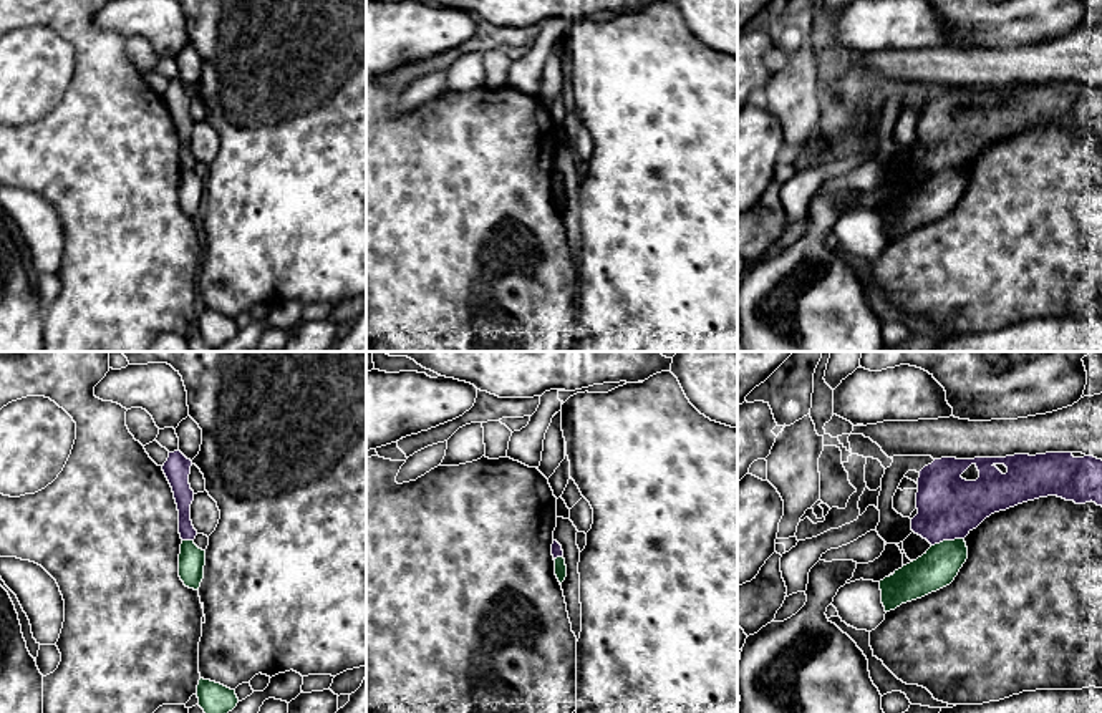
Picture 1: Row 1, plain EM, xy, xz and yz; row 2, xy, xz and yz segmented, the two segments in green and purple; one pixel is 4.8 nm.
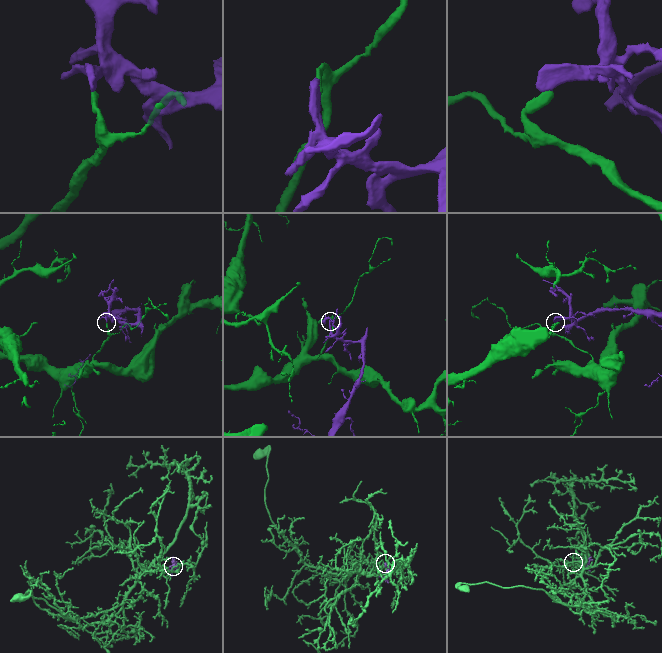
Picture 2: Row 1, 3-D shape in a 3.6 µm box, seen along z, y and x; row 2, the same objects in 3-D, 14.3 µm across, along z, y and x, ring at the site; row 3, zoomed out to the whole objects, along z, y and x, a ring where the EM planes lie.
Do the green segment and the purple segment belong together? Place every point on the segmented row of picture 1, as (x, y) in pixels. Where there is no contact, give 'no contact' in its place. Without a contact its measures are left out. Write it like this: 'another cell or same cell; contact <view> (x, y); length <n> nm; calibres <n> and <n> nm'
another cell; contact yz (947, 541); length 170 nm; calibres 190 and 300 nm

